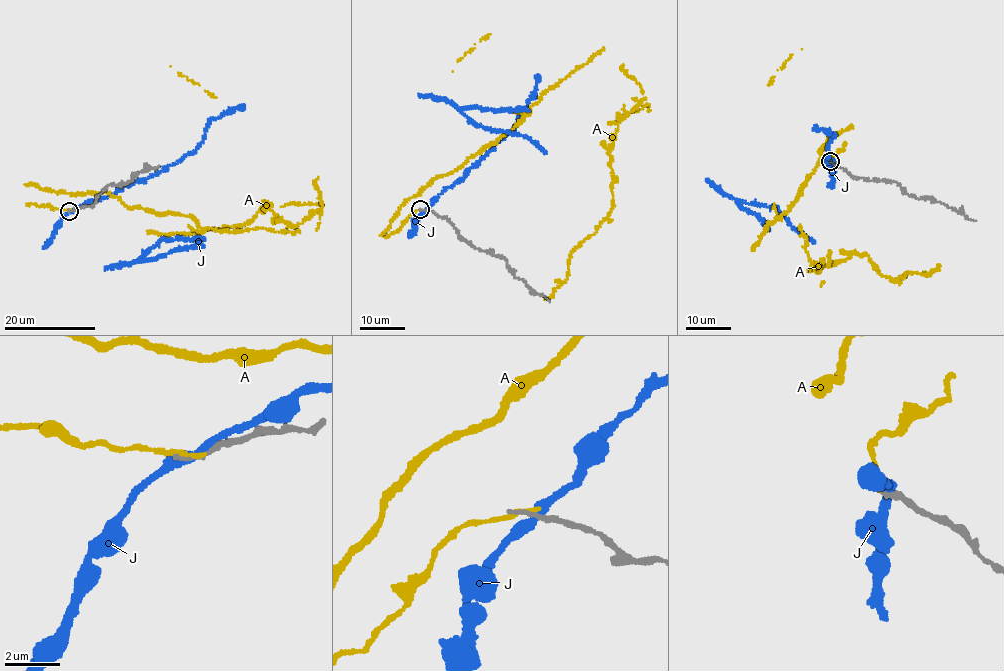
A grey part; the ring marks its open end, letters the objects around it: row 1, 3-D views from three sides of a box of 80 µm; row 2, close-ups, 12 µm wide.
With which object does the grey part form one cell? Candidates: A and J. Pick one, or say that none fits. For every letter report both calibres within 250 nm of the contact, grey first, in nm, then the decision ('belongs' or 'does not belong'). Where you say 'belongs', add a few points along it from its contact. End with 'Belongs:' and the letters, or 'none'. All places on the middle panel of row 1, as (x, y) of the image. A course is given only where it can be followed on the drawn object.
A: calibres 190 and 180 nm; does not belong
J: calibres 180 and 280 nm; does not belong
Belongs: none

